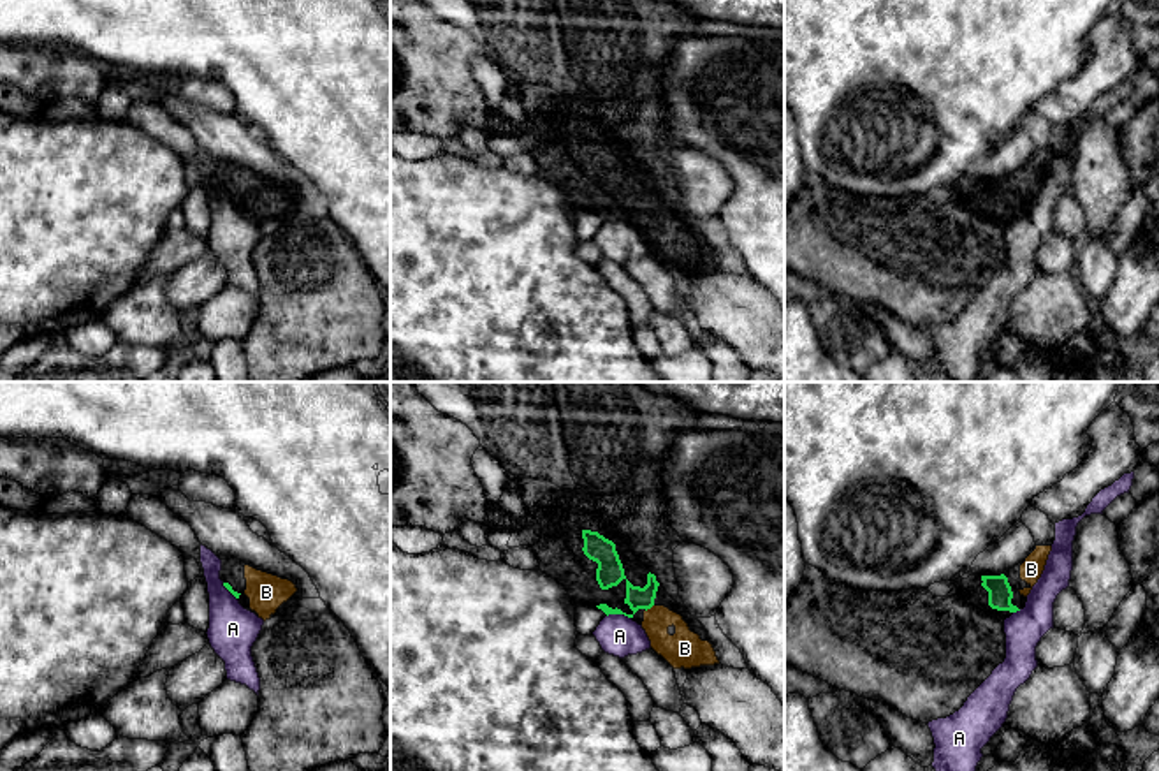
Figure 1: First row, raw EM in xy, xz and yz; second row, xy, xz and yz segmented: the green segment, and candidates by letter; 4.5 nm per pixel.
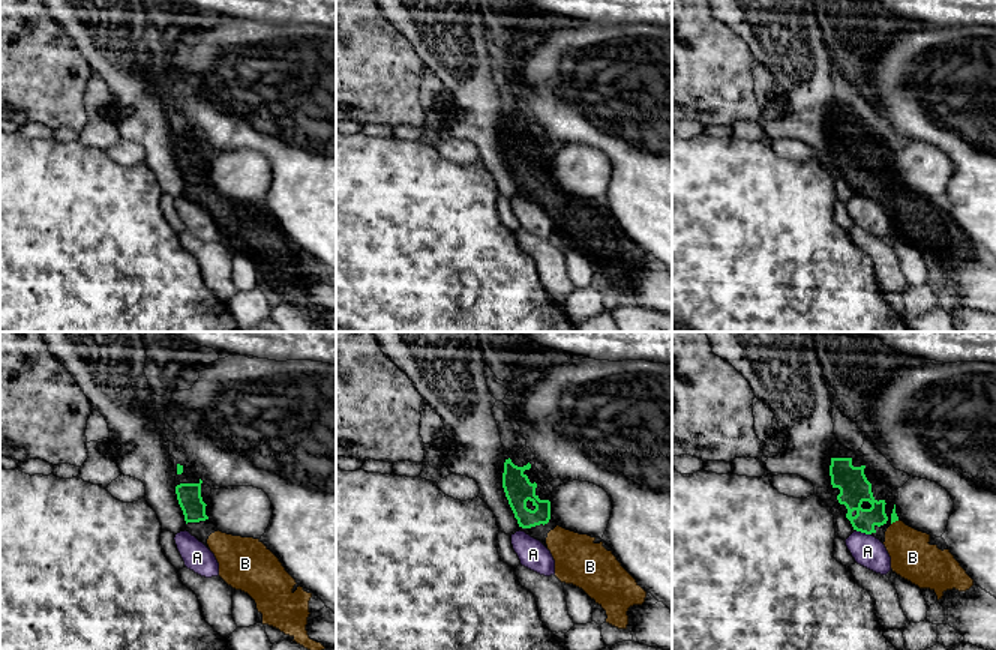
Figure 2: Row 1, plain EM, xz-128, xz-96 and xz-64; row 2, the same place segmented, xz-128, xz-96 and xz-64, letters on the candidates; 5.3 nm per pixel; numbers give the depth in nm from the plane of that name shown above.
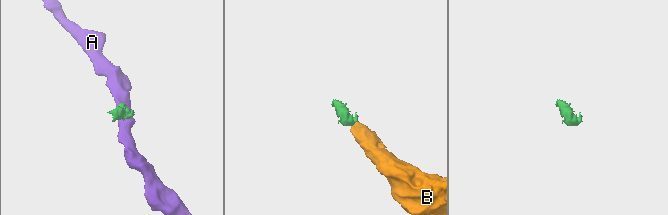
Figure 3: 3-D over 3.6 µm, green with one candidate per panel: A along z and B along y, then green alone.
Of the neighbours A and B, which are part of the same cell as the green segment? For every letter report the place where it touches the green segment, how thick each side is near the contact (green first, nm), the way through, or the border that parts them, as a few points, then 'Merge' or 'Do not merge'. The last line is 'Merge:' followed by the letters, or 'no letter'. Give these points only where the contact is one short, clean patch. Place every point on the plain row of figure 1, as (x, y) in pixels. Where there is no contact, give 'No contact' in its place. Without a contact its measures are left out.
A: Touches green at xz (619, 219). Thickness 120 nm (green) against 190 nm. Boundary: xz (607, 220), (626, 220), (630, 224). Do not merge
B: Touches green at xz (649, 213). Thickness 120 nm (green) against 170 nm. Path across: xz (609, 178), (623, 182), (649, 213), (656, 234), (685, 254). Merge
Merge: B

